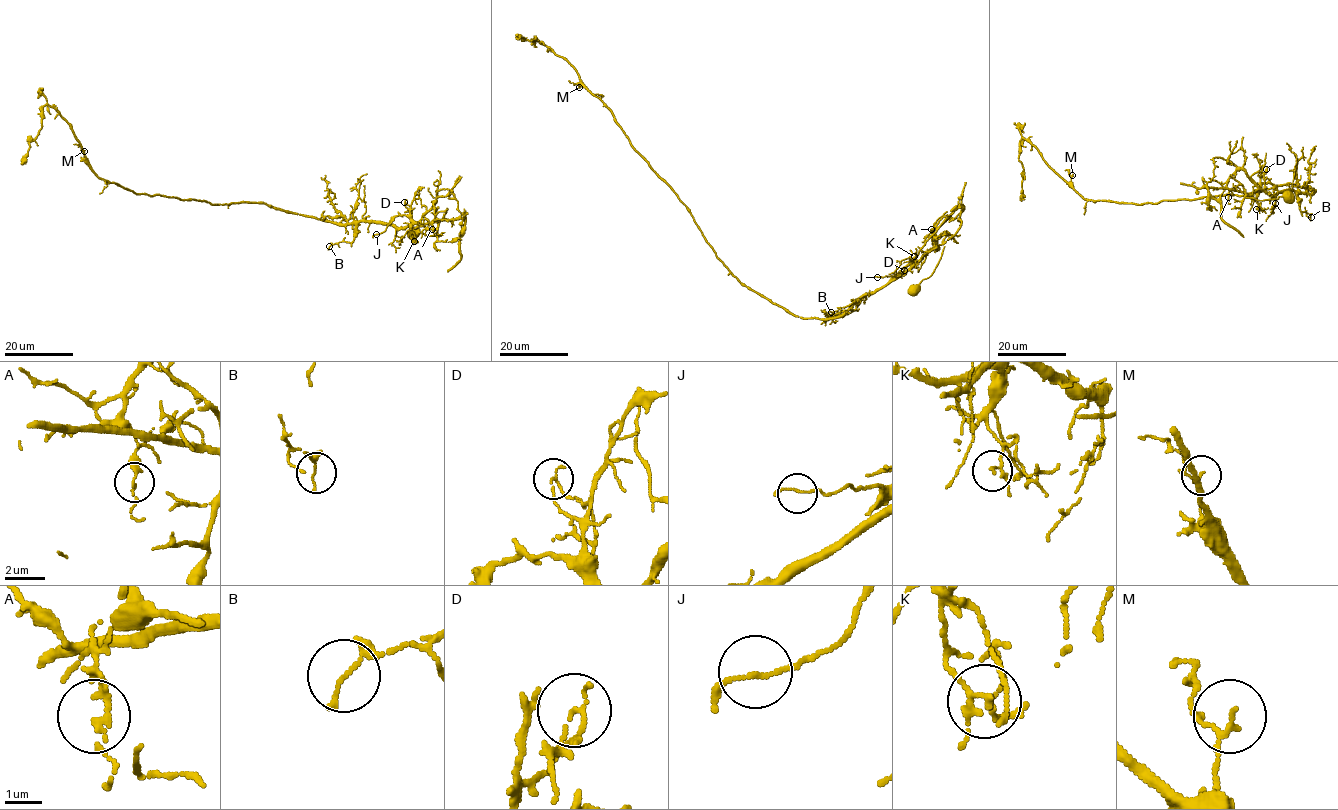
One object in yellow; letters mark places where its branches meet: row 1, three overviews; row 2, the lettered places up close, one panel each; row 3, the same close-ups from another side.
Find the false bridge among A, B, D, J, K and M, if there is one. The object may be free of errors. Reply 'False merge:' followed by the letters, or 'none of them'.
False merge: D

